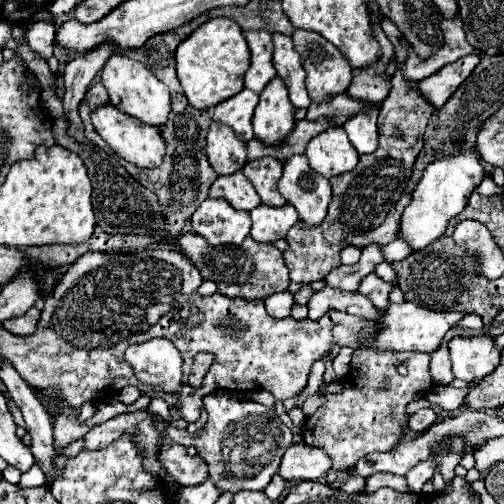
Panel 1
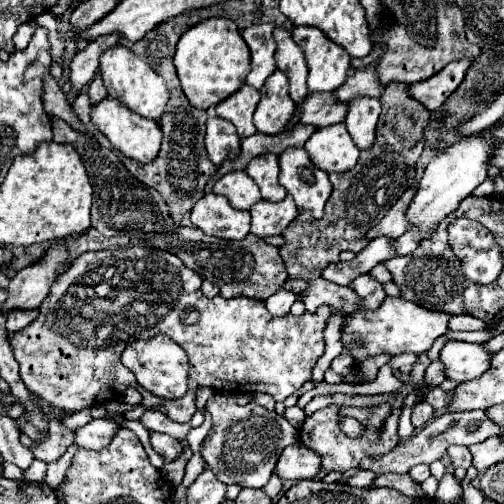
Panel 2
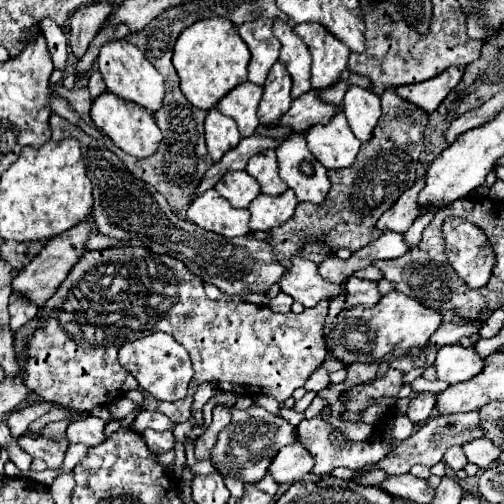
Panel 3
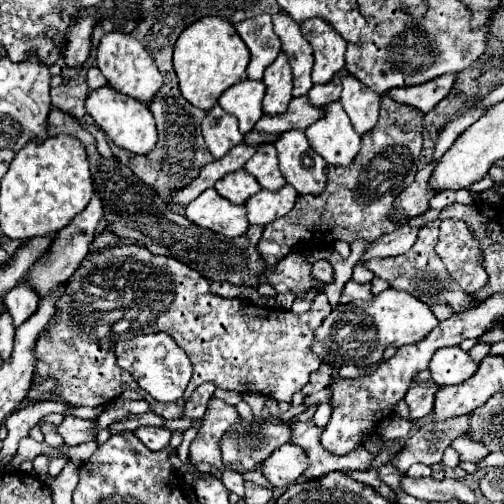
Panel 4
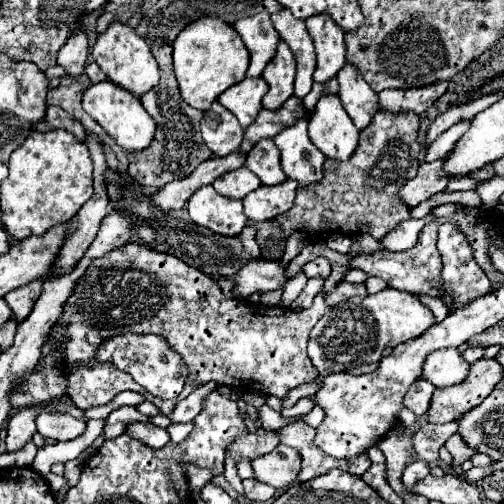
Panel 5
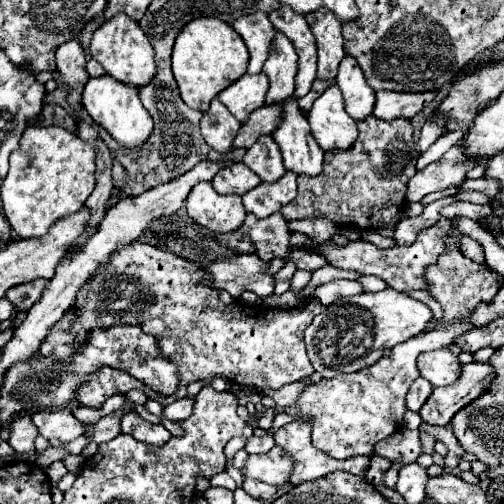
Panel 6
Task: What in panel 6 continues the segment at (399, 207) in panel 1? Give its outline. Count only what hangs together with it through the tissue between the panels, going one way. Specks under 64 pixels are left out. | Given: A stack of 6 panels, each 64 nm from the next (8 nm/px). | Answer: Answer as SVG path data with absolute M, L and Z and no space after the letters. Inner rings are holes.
M460 144L452 146L440 160L428 164L424 170L416 172L408 180L406 200L420 202L426 194L444 190L450 184L460 184L470 168L476 164L484 164L486 160L468 160L464 158L464 148Z

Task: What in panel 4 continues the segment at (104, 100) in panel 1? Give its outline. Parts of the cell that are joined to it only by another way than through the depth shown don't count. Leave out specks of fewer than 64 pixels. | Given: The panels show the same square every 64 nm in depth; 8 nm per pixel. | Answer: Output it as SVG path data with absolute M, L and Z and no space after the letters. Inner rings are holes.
M90 68L88 70L88 80L86 82L88 82L90 90L96 90L100 86L106 86L106 80L104 80L104 76L102 76L102 72L98 68Z

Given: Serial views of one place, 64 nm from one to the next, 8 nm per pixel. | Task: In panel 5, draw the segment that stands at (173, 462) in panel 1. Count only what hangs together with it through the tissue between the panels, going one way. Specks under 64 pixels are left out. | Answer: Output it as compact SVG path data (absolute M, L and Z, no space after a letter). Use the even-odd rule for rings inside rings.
M138 422L130 424L128 430L126 430L126 434L130 434L132 438L136 438L136 440L140 440L146 446L156 448L156 450L162 448L162 446L166 446L170 442L168 432L164 428L158 428L154 424L150 424L150 422L146 422L146 424L138 424Z

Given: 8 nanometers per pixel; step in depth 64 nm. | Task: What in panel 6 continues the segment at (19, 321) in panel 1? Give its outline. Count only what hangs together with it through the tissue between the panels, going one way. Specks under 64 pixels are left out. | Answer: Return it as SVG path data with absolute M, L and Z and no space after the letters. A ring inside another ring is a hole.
M44 278L34 280L34 282L28 282L28 284L20 284L16 288L10 288L6 292L6 298L12 300L12 304L14 304L14 308L18 312L26 312L42 296L42 290L44 290L46 284L48 284L48 280L44 280Z

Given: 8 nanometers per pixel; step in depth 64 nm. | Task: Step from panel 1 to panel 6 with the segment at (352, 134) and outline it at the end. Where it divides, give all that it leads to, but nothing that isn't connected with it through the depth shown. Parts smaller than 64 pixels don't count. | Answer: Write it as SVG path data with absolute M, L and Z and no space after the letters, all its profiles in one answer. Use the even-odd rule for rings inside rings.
M346 56L338 68L336 76L338 88L344 96L344 108L346 112L356 120L366 120L372 114L376 92L366 84L360 66L356 66L356 60L352 56Z

